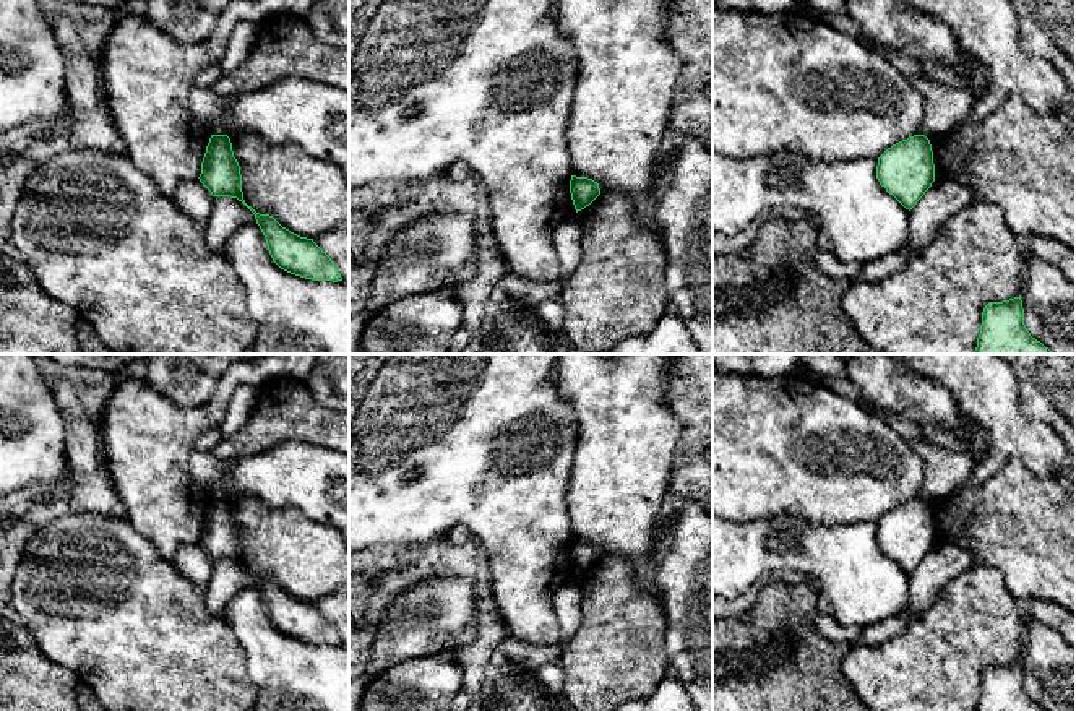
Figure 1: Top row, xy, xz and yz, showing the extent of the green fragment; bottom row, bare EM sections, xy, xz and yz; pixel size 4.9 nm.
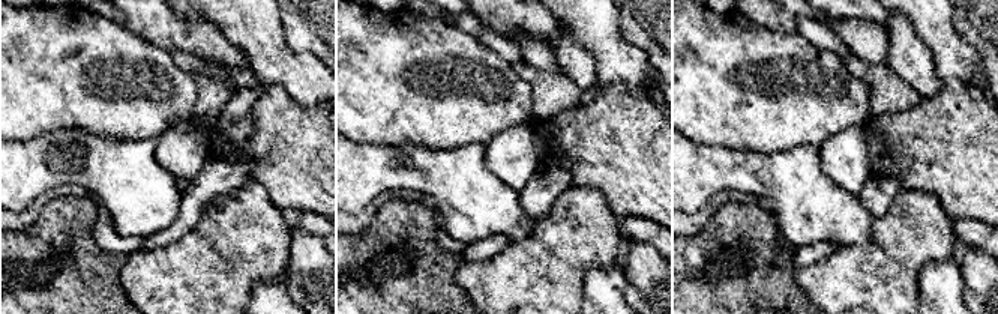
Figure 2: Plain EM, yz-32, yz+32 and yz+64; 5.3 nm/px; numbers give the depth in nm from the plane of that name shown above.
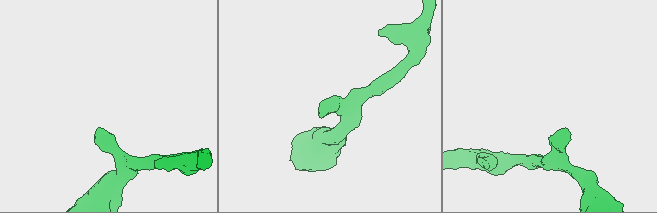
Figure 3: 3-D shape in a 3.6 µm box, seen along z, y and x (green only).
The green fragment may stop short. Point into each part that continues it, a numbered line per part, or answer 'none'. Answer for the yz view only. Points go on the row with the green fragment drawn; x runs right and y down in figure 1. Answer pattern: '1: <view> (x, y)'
none

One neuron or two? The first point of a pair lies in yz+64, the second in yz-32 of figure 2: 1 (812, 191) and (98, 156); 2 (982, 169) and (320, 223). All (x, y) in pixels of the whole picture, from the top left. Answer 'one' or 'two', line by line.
1: one
2: two

